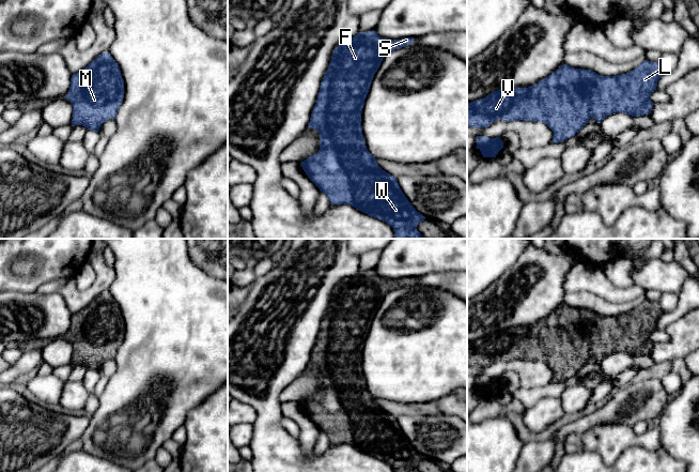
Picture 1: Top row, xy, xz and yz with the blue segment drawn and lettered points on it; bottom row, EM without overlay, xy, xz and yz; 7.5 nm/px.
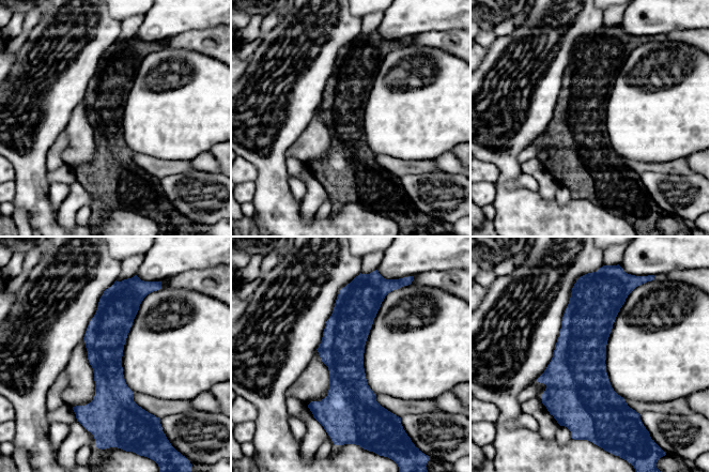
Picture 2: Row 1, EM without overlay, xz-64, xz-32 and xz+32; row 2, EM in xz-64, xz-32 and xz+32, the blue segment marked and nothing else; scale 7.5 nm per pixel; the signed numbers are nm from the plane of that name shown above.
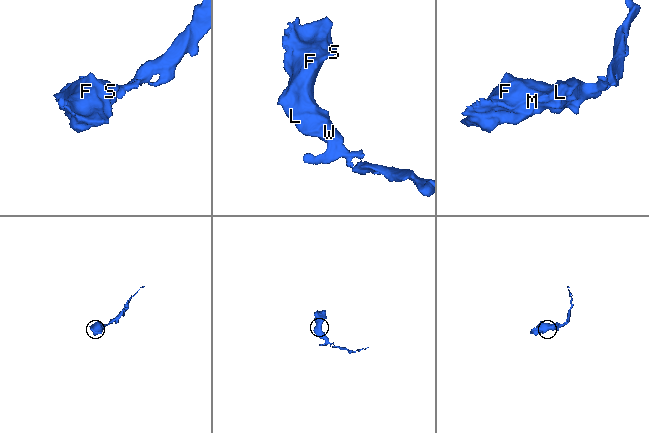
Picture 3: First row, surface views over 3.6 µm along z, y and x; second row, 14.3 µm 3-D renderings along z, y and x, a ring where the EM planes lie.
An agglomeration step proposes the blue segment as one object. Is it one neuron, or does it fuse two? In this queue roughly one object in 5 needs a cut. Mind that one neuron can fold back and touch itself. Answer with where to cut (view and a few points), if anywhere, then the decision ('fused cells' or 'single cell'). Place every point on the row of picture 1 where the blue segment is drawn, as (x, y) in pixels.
cut none; single cell

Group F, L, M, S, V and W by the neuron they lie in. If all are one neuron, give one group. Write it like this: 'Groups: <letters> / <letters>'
Groups: F L M S V W

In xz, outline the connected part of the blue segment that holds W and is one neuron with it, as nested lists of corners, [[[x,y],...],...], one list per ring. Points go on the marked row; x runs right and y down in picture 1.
[[[372,30],[359,32],[335,48],[308,125],[308,128],[315,128],[320,134],[320,151],[300,163],[308,178],[327,195],[331,204],[348,204],[388,223],[393,228],[394,239],[423,239],[417,225],[425,217],[407,200],[398,179],[383,170],[368,151],[361,113],[374,74],[383,59],[413,42],[414,37],[383,39]]]

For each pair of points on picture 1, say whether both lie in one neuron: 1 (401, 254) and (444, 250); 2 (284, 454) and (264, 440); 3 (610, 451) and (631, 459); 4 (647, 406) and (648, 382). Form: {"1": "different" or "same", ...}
{"1": "same", "2": "same", "3": "different", "4": "same"}

